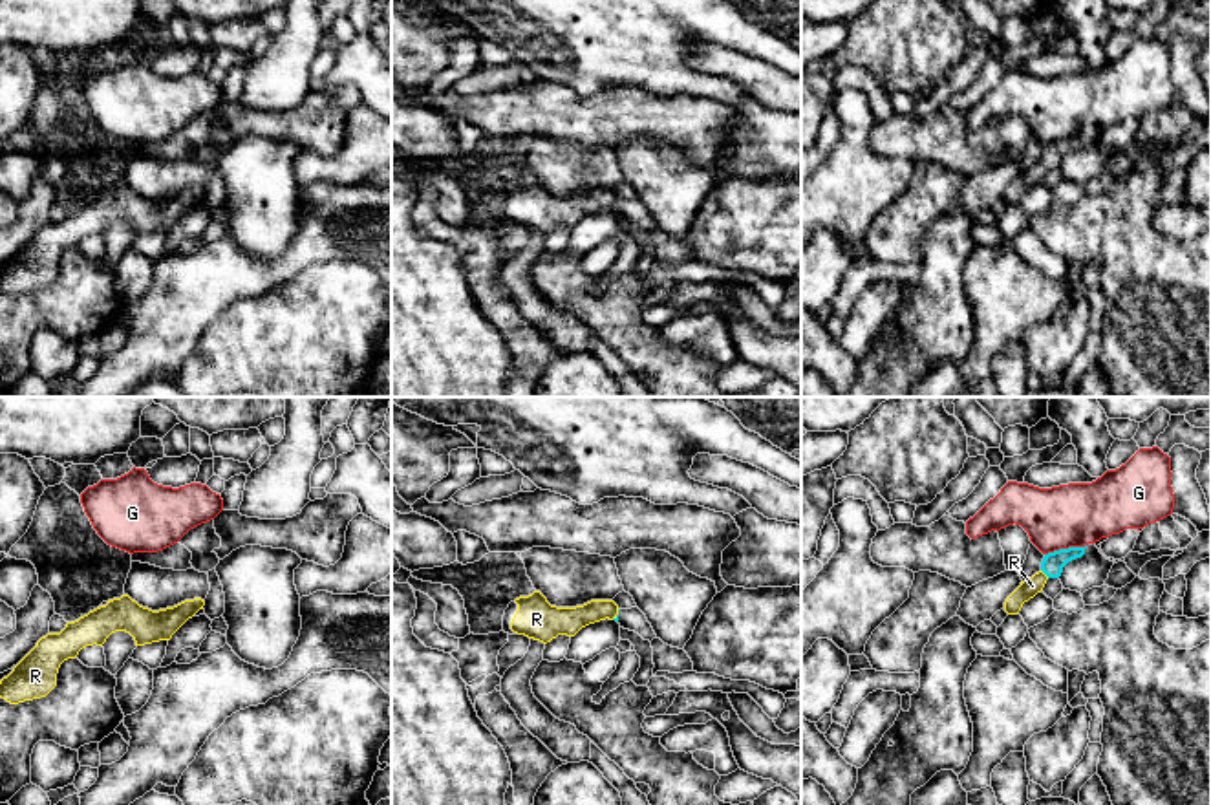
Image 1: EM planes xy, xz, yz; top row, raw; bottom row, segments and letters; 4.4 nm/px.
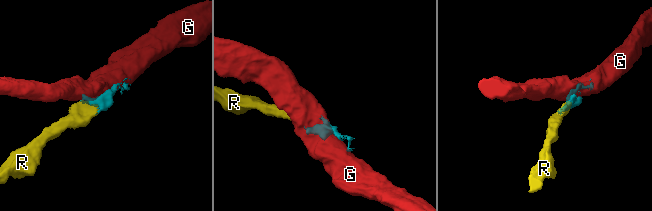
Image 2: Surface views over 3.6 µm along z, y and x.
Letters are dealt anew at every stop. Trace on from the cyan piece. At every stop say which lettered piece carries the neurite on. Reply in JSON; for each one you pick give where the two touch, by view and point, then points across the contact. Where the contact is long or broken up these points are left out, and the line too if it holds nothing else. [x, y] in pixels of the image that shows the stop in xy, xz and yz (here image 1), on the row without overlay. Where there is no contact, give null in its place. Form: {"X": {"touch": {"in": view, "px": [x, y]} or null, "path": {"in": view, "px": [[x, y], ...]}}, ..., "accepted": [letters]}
{"R": {"touch": {"in": "yz", "px": [1045, 163]}, "path": {"in": "yz", "px": [[1052, 154], [1045, 163], [1032, 176]]}}, "accepted": ["R"]}

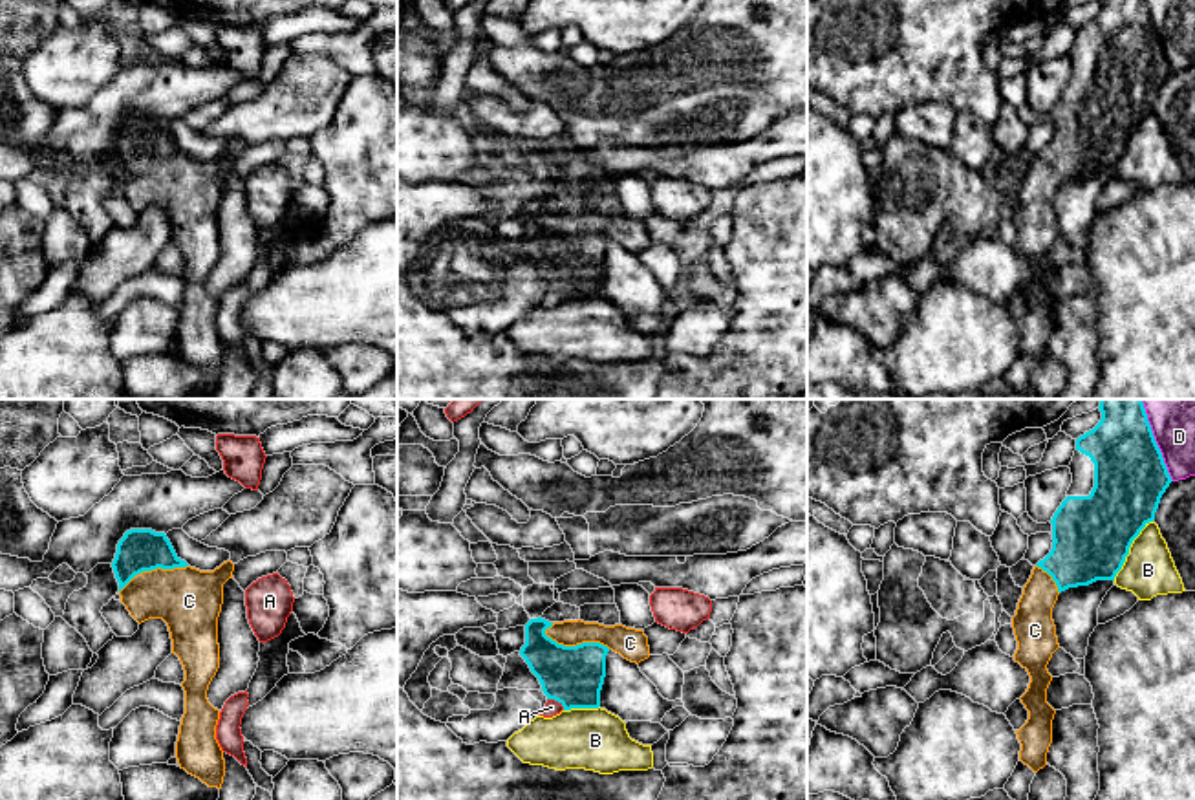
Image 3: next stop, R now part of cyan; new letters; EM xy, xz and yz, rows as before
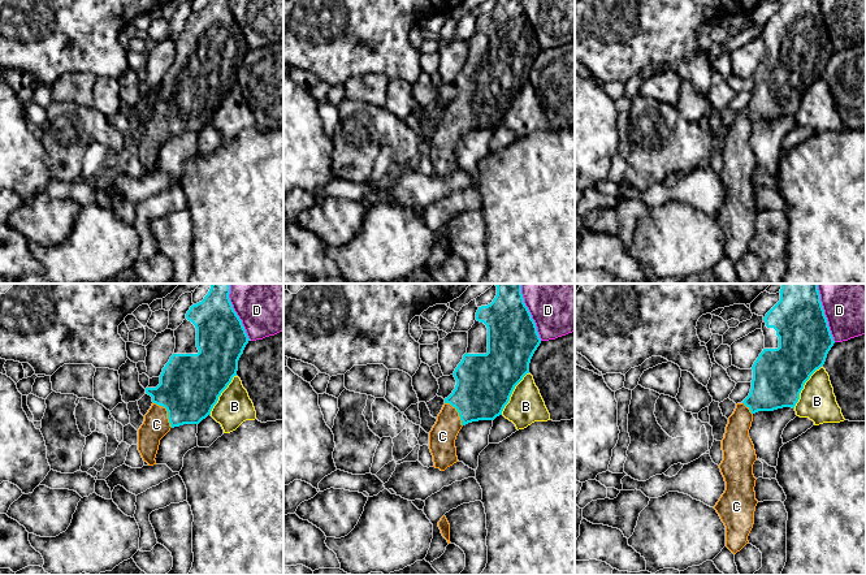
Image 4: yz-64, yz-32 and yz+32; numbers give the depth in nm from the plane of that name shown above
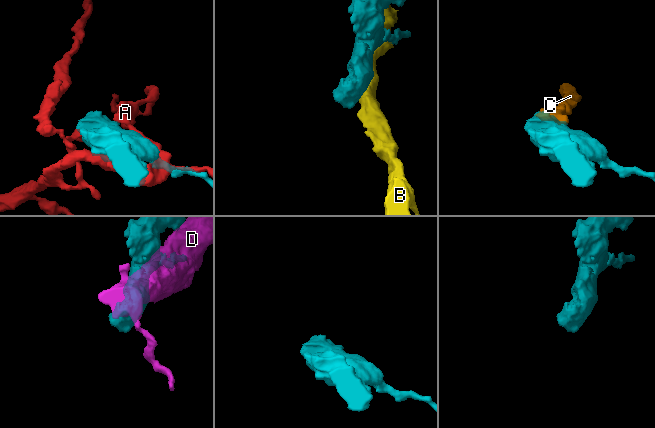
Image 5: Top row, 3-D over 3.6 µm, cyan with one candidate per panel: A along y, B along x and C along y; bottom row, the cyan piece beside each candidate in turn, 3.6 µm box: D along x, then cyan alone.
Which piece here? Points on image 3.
{"C": {"touch": {"in": "xz", "px": [577, 235]}}, "accepted": ["C"]}

